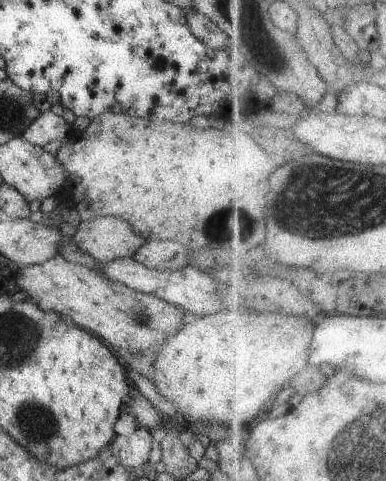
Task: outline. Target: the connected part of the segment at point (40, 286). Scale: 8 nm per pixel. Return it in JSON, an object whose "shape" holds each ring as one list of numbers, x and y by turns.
{"shape":[[62,255,40,265,17,267,17,286,21,296,30,298,42,310,49,310,70,318,80,328,102,338,104,344,116,348,122,356,140,354,153,348,156,352,163,342,187,325,188,314,183,309,141,293,120,283,113,283,94,269,66,261]]}

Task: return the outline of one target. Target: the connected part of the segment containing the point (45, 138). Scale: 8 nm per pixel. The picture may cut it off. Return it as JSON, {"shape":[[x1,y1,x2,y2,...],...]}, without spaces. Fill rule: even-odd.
{"shape":[[52,111,41,112,21,134,21,138,29,143,43,147,52,140,63,141,71,133,73,128,66,120]]}

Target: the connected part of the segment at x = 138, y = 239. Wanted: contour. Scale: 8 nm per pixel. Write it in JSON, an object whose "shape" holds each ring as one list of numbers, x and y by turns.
{"shape":[[112,215,82,221,73,239,82,252,102,264,132,257,148,240,124,219]]}

